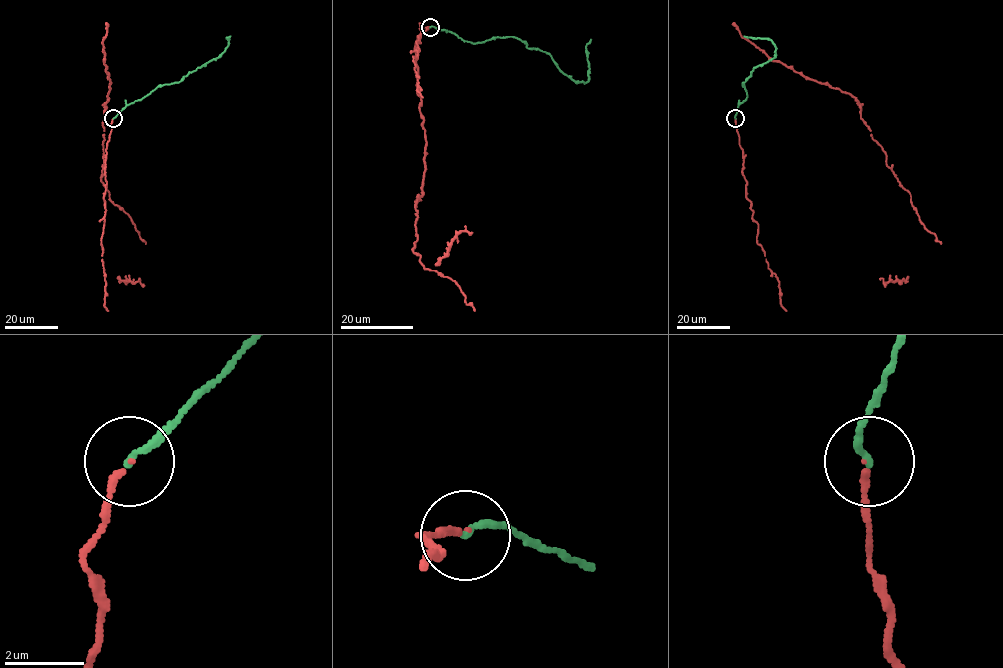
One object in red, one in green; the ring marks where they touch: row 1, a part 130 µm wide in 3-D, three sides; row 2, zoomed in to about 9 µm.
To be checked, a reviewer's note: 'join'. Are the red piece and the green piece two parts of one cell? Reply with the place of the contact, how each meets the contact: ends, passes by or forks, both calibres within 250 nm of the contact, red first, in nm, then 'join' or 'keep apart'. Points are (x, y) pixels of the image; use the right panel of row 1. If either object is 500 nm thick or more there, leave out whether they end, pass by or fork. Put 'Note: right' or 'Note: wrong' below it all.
place (735, 118); red ends; green ends; calibres 160 and 170 nm; join
Note: right

